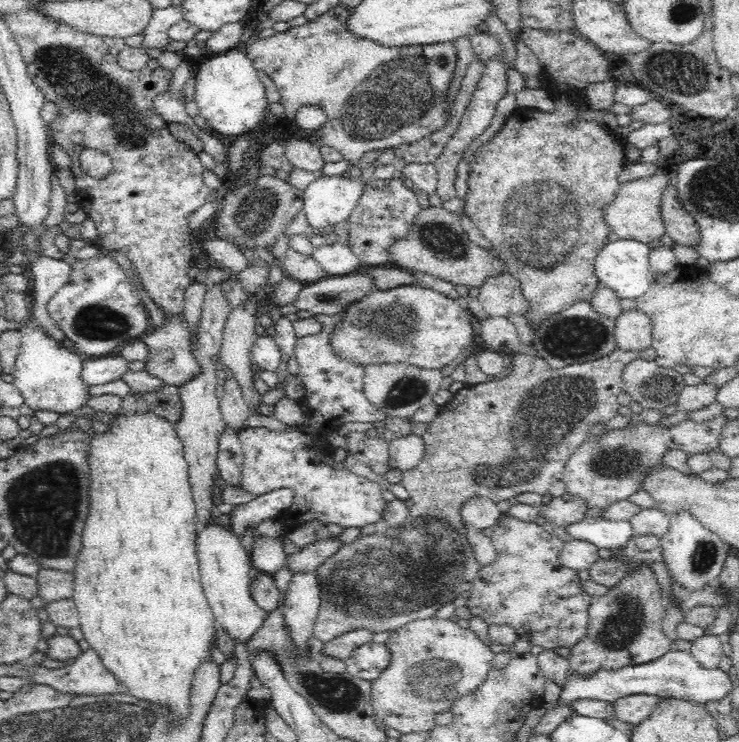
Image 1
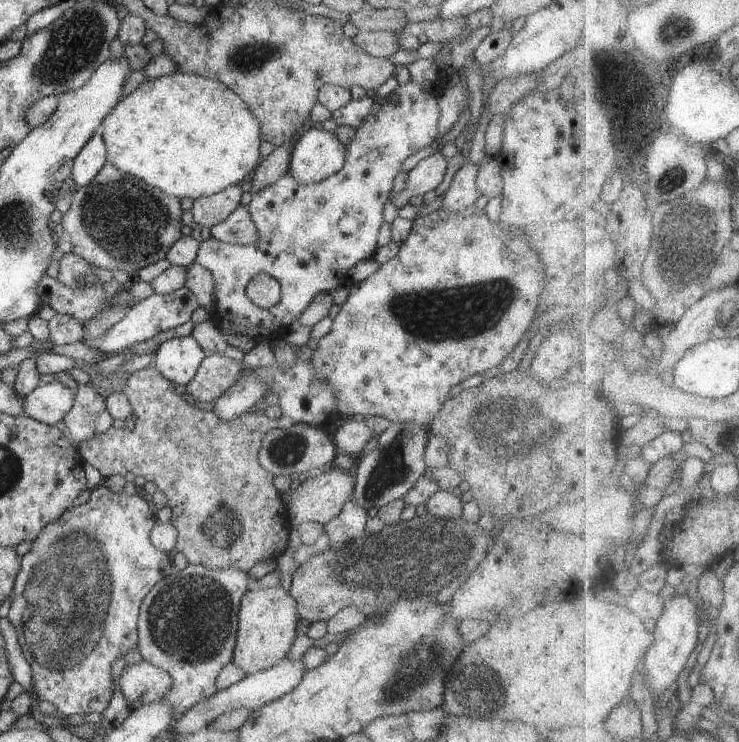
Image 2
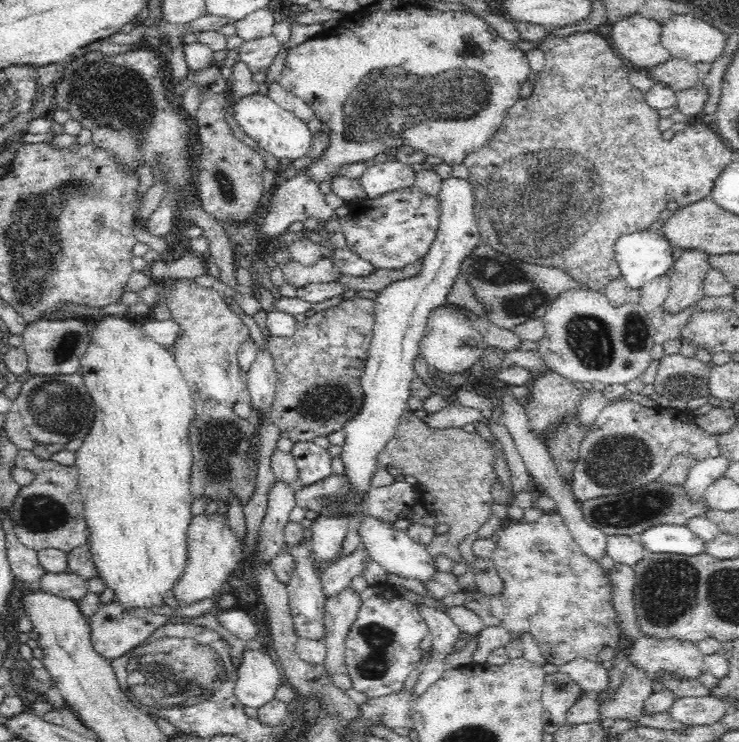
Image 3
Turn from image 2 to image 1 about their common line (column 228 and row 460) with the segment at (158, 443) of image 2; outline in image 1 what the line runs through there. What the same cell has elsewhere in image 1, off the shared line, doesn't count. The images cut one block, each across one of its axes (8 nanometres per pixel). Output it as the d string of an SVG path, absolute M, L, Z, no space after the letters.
M622 349L613 350L609 355L588 362L563 366L562 368L552 368L540 356L531 356L526 354L513 354L512 371L504 378L494 379L484 383L479 383L464 387L454 395L454 398L444 405L439 414L430 423L430 428L422 434L422 441L426 445L426 452L422 456L420 463L412 470L404 471L402 481L399 482L409 493L409 498L414 500L414 505L409 508L404 526L400 528L390 527L382 534L360 535L352 544L343 544L331 557L328 557L315 570L318 582L320 582L320 606L313 626L313 634L322 642L331 641L341 634L366 629L370 632L386 632L387 630L395 631L397 628L408 624L409 622L422 620L435 616L435 612L444 604L450 604L457 596L465 590L471 590L474 584L474 578L477 577L479 564L475 560L471 545L466 537L466 524L463 522L460 507L473 496L482 496L494 502L502 502L508 498L515 497L521 492L536 492L542 496L549 492L550 485L562 479L566 462L570 456L590 438L590 429L598 423L606 423L619 414L618 395L622 392L622 369L633 360L638 359L640 351L630 350L626 352Z

